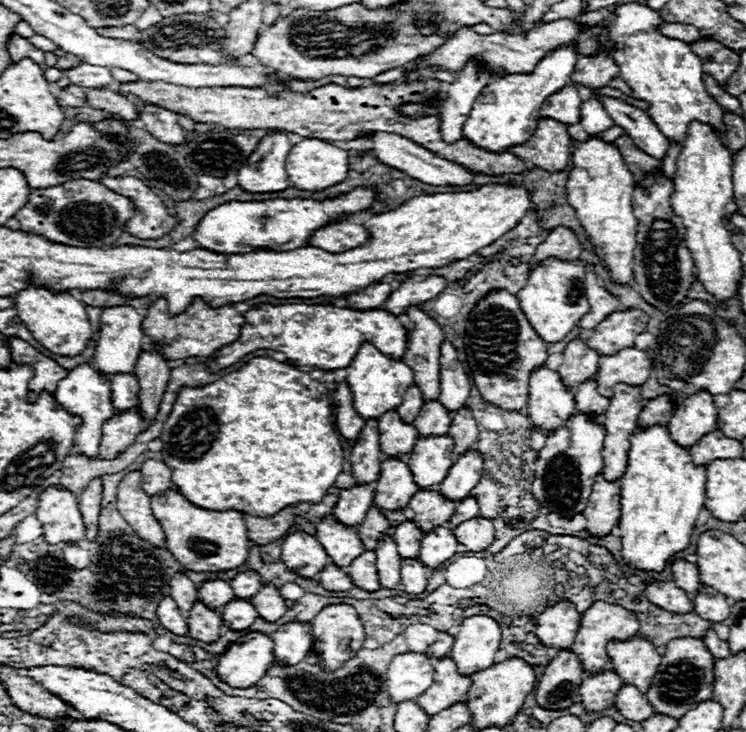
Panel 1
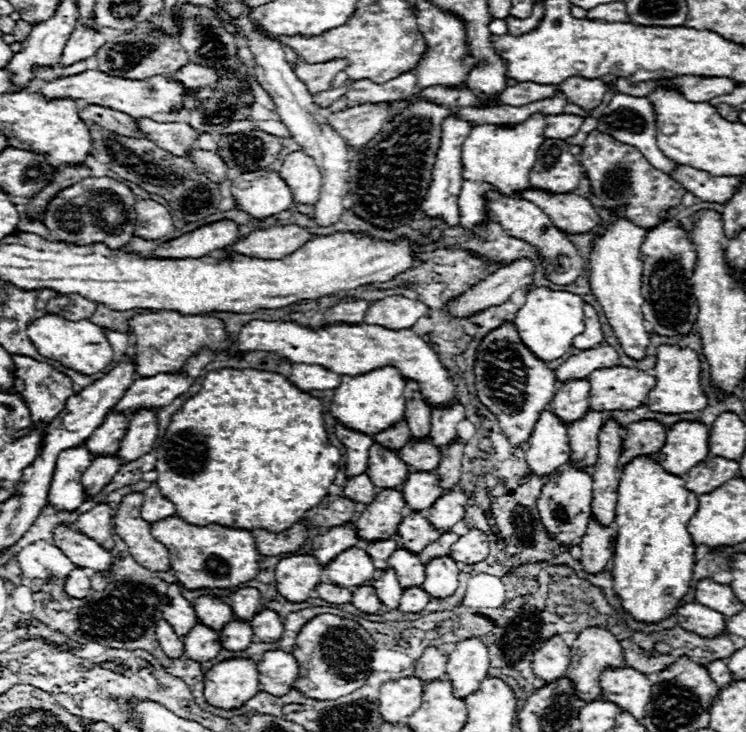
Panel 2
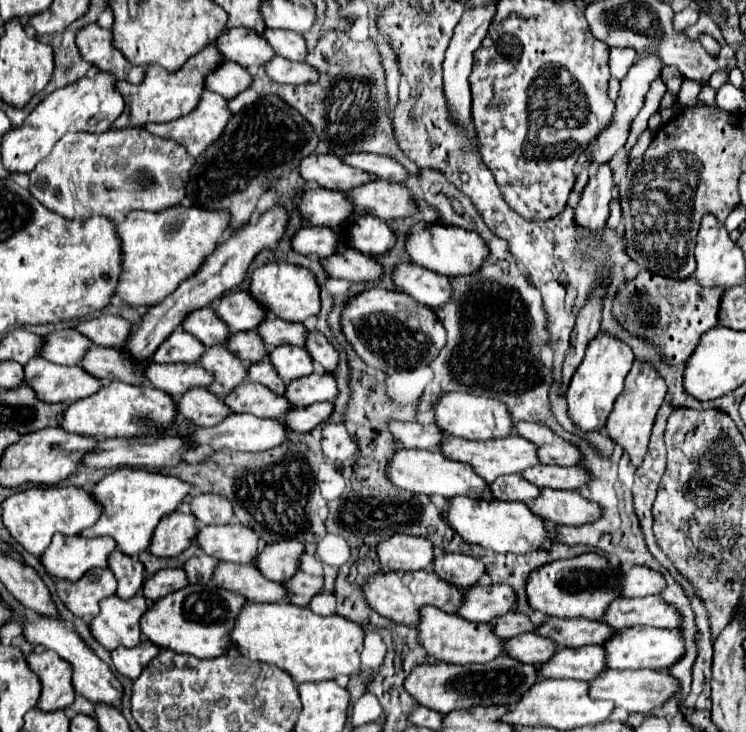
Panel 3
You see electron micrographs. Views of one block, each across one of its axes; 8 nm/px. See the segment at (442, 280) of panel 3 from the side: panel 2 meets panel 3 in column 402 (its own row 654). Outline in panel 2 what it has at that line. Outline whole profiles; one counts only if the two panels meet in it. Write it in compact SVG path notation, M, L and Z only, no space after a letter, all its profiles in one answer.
M286 650L266 652L258 664L258 670L260 690L270 692L274 696L286 694L294 686L294 680L298 678L298 662L292 656L292 652Z

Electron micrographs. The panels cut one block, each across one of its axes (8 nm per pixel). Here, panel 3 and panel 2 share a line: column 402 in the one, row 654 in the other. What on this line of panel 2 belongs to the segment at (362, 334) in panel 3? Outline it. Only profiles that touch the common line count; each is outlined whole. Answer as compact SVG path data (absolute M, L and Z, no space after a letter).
M334 614L314 616L302 626L292 648L292 654L296 656L300 668L300 676L294 688L298 688L304 696L316 700L336 700L338 696L346 696L356 688L362 688L370 674L368 656L372 648L374 640L358 622Z

